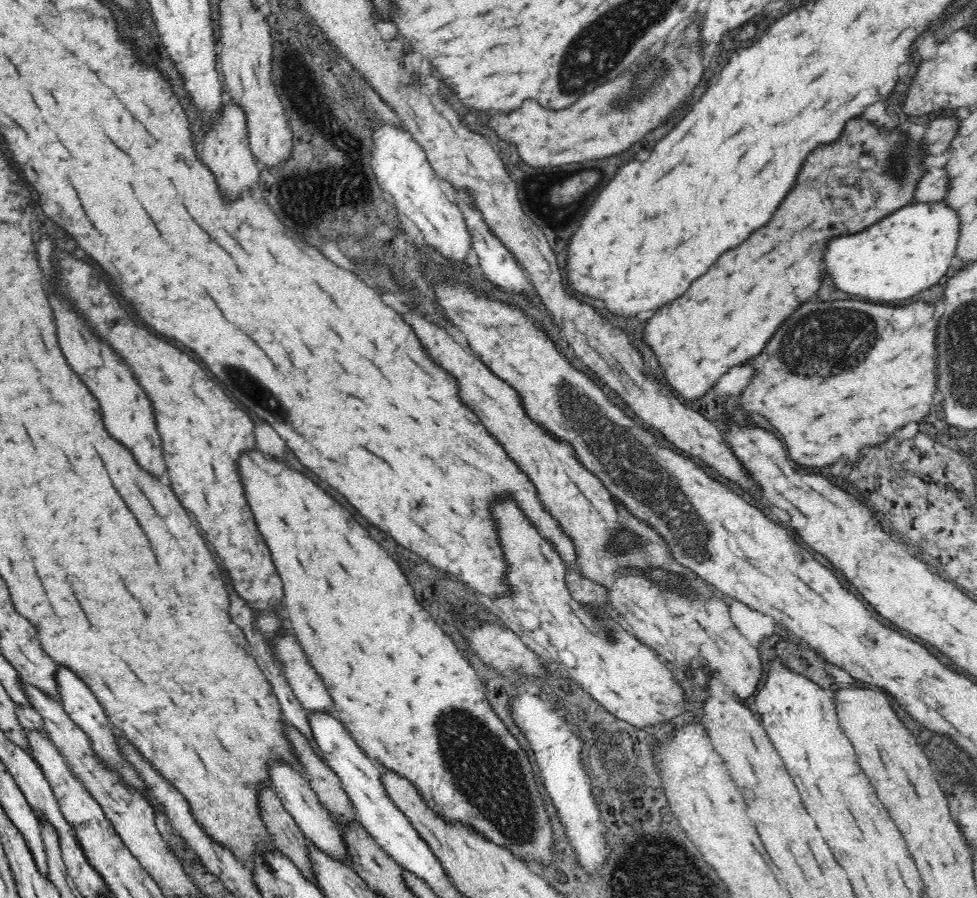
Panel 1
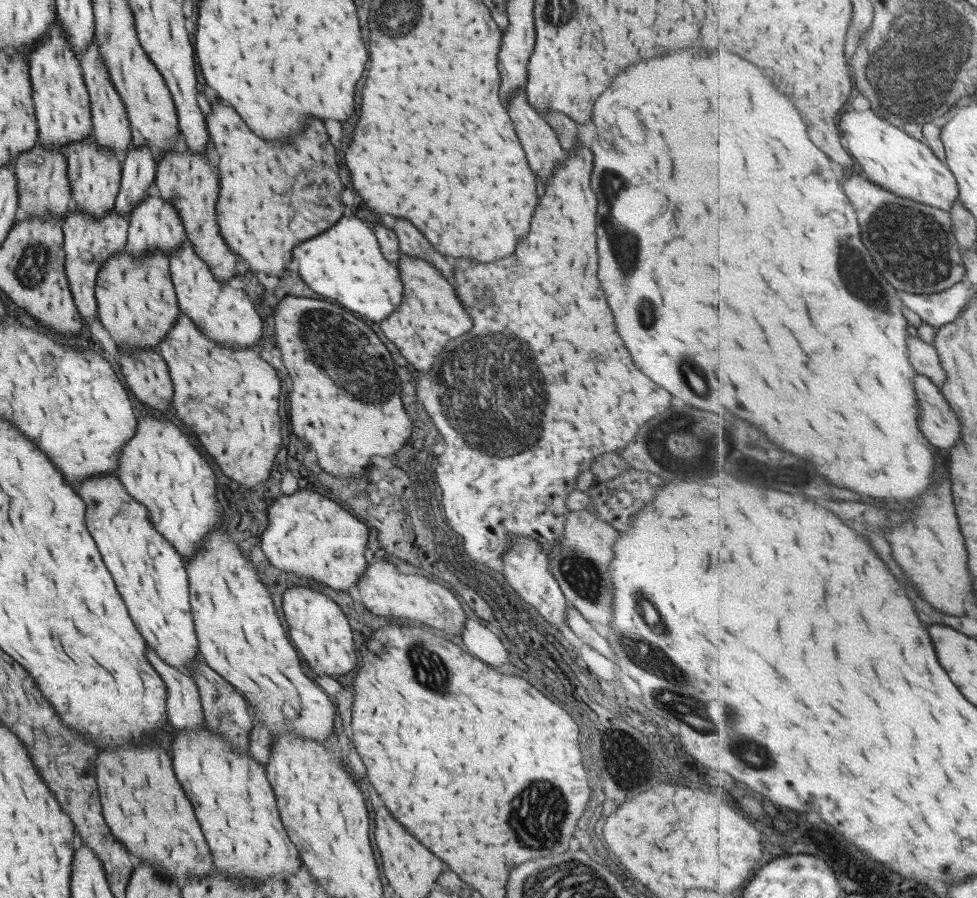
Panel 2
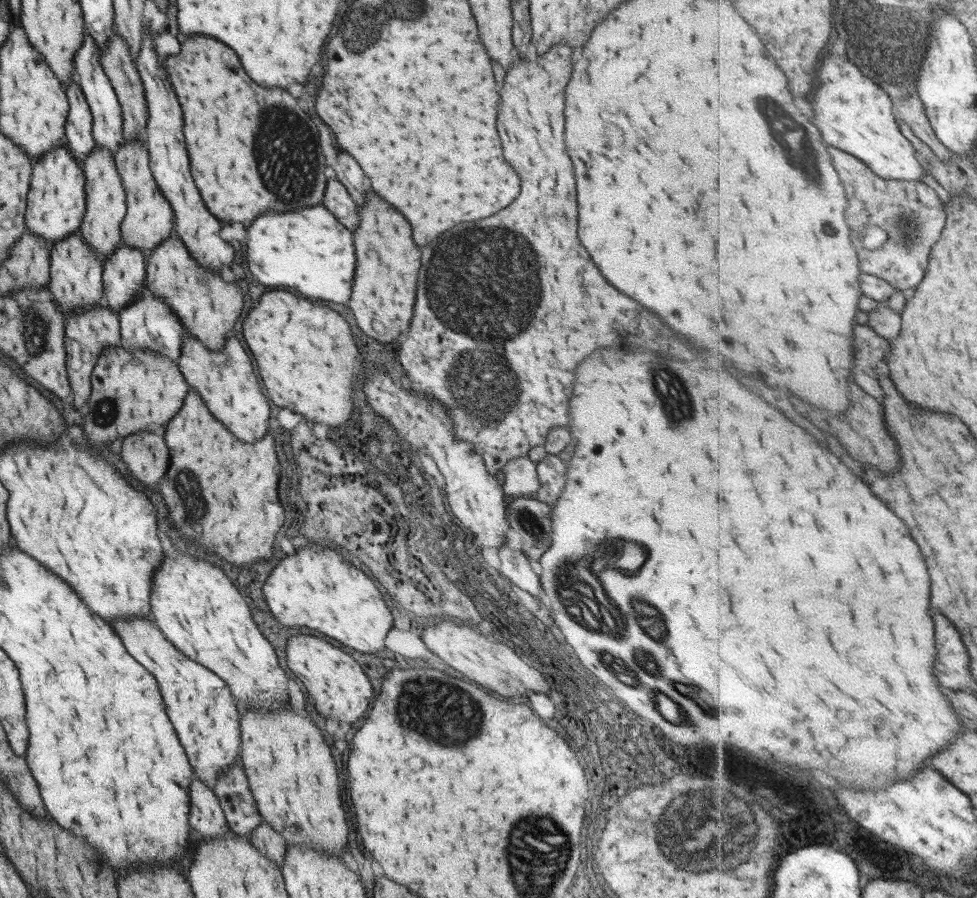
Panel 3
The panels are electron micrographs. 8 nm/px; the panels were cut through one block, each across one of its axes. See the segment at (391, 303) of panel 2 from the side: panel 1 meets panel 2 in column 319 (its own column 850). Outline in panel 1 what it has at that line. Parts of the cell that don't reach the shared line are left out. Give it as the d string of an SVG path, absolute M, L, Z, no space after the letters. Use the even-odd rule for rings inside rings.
M936 202L934 206L902 206L862 232L832 238L824 250L824 272L830 276L832 284L846 294L860 296L870 302L902 302L932 288L948 272L954 258L958 228L957 214L942 202Z

